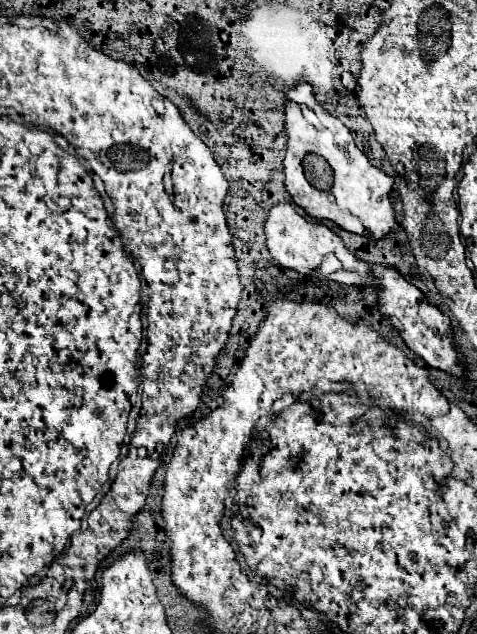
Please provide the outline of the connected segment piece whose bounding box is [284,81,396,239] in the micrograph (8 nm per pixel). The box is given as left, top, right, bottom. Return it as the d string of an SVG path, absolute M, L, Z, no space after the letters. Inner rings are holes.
M298 81L294 87L286 89L284 115L288 135L284 157L284 187L290 193L292 201L306 209L312 217L330 219L350 233L366 235L372 239L384 237L396 223L394 209L388 199L388 193L392 189L392 177L386 175L382 169L374 167L370 159L356 147L348 127L344 127L338 117L330 115L314 99L310 83ZM306 153L318 153L330 163L334 171L334 183L328 191L320 191L306 181L302 169L302 157Z

